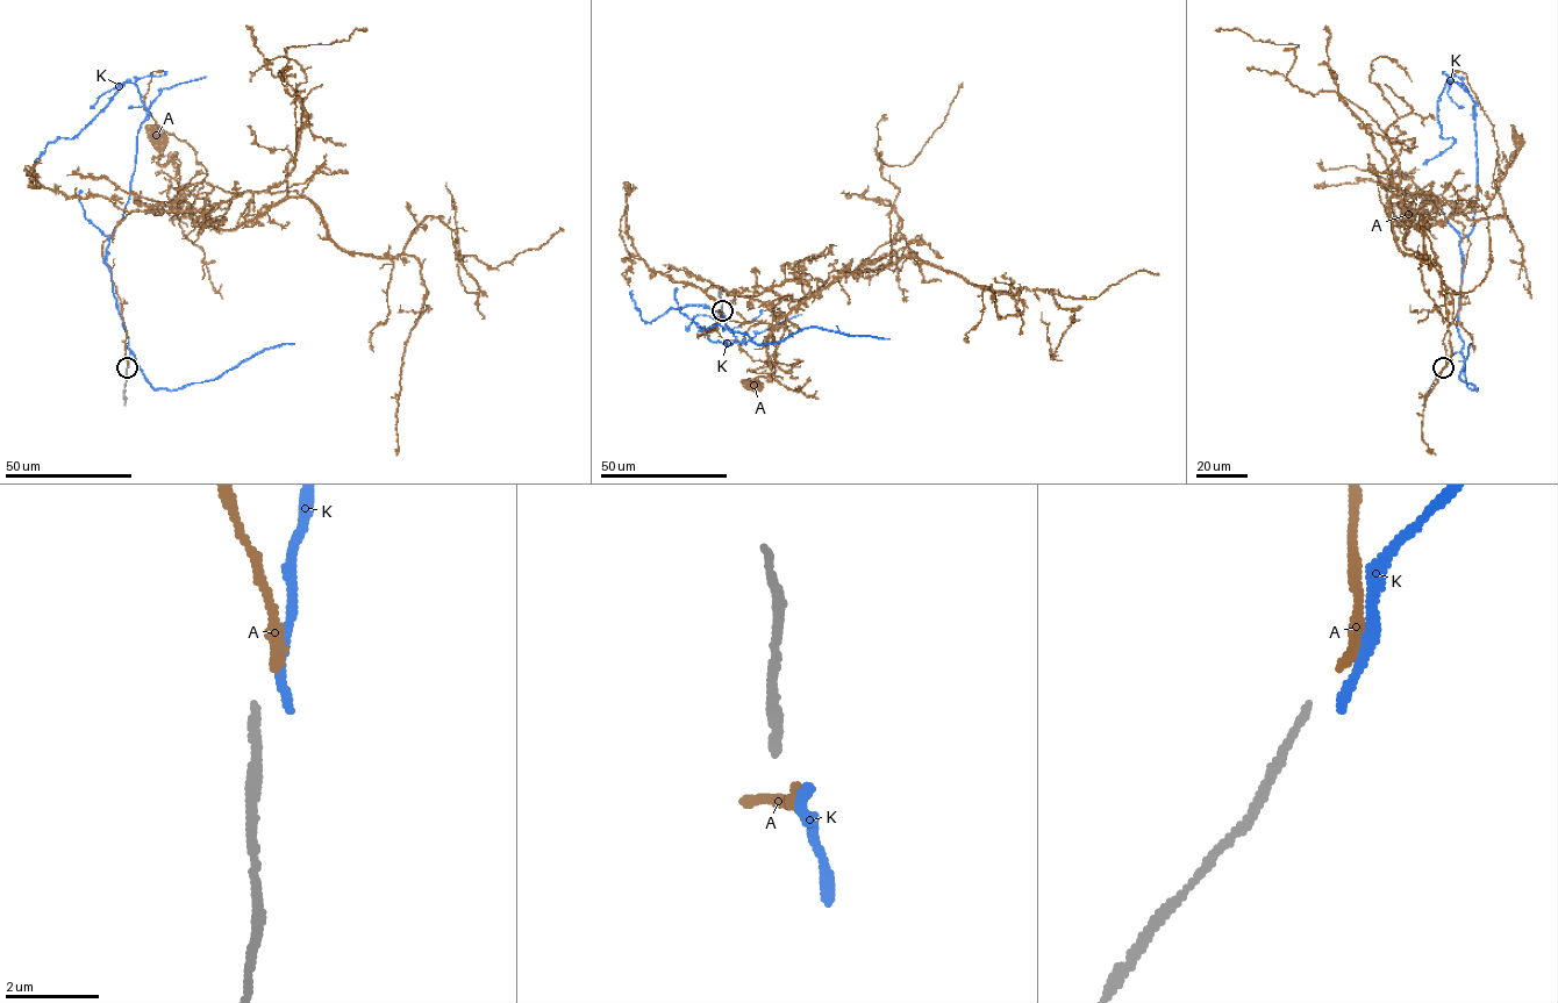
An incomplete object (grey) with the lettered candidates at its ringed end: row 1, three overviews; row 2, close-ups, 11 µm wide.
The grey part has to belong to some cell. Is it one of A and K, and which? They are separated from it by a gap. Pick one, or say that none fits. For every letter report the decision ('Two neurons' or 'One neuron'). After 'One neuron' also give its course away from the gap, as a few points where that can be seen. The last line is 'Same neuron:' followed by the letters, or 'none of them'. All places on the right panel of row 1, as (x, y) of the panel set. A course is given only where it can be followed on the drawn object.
A: One neuron. Its course: (1445, 365), (1443, 338), (1460, 305), (1470, 242), (1450, 214), (1457, 210), (1448, 217), (1488, 205), (1519, 140)
K: Two neurons
Same neuron: A

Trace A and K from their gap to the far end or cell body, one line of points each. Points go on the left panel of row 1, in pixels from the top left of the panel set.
A: (127, 365), (102, 242), (133, 210), (192, 216), (179, 207), (177, 155), (159, 164), (159, 140)
K: (128, 366), (106, 249), (128, 199), (147, 116), (138, 90), (127, 81), (77, 135), (49, 142), (36, 164)

